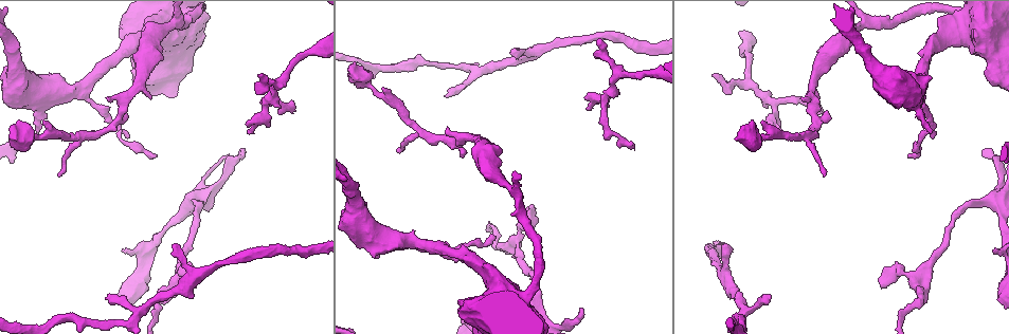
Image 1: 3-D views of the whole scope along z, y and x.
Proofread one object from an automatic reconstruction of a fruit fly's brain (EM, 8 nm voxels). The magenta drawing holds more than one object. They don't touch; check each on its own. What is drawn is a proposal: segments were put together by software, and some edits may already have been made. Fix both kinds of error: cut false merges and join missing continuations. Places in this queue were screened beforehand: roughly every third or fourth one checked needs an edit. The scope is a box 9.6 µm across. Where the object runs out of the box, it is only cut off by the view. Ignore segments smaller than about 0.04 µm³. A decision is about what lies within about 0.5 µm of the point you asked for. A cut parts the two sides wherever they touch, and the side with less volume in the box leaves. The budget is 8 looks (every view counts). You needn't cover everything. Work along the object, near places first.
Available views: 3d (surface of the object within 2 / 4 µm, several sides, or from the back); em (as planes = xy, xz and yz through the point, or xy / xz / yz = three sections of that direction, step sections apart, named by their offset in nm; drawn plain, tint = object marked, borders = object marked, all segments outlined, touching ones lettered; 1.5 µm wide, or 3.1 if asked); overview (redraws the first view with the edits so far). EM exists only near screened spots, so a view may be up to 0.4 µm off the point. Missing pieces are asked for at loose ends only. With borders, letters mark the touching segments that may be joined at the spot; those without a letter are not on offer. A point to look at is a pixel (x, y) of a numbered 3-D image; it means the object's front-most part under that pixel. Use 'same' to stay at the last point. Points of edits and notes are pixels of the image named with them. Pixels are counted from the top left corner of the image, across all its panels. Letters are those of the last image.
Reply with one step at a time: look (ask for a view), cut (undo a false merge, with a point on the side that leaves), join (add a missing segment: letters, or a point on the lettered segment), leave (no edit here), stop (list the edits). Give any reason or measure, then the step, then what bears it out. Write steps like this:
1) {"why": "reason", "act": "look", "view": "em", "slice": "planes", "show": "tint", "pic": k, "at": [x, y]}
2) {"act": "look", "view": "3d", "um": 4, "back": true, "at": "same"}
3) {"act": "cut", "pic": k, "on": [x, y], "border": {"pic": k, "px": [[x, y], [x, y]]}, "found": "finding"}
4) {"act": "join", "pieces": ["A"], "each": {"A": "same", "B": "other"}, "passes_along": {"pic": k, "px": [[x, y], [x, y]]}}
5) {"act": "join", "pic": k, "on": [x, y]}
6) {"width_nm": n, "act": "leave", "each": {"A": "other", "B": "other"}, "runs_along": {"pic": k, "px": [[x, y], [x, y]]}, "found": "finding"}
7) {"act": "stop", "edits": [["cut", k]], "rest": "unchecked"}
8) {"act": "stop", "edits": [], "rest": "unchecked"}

{"why": "thick turns thin", "act": "look", "view": "em", "slice": "xz", "step": 4, "show": "tint", "pic": 1, "at": [135, 70]}

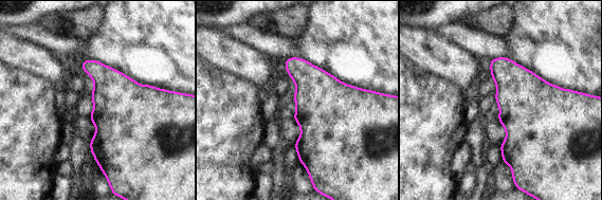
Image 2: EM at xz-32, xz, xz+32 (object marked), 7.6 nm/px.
{"act": "look", "view": "em", "slice": "planes", "show": "borders", "at": "same"}

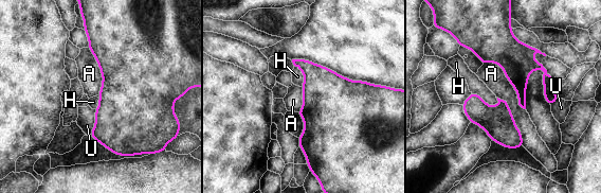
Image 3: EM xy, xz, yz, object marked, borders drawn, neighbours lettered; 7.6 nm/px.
{"act": "leave", "each": {"A": "other", "H": "other", "U": "other"}, "border": {"pic": 3, "px": [[483, 64], [501, 67], [525, 109]]}, "found": "one neuron here"}

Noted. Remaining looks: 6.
{"why": "end of a long branch", "act": "look", "view": "em", "slice": "planes", "show": "borders", "pic": 1, "at": [153, 159]}

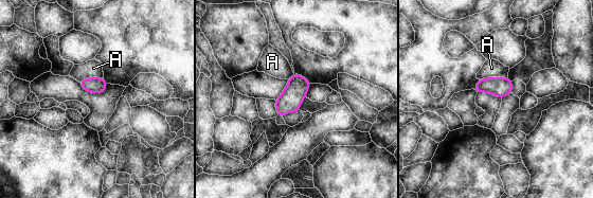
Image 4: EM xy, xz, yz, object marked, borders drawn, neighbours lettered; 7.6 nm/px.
{"width_nm": 130, "longest_contact_nm": ["A", 220], "act": "leave", "each": {"A": "other"}, "found": "none of them fits"}

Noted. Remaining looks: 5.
{"why": "thin neck", "act": "look", "view": "3d", "um": 4, "pic": 1, "at": [268, 102]}

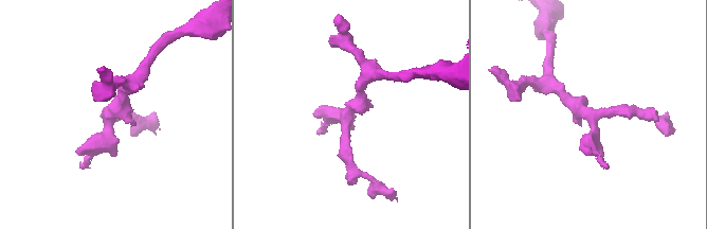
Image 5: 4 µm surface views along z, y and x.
{"act": "look", "view": "em", "slice": "planes", "show": "tint", "pic": 5, "at": [110, 113]}

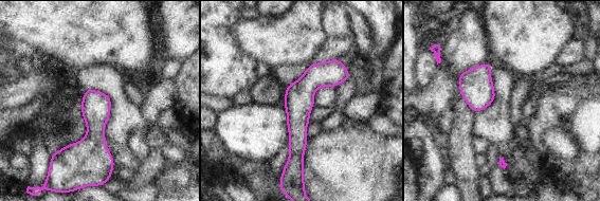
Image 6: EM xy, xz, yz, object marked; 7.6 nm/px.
{"act": "look", "view": "em", "slice": "planes", "show": "borders", "at": "same"}

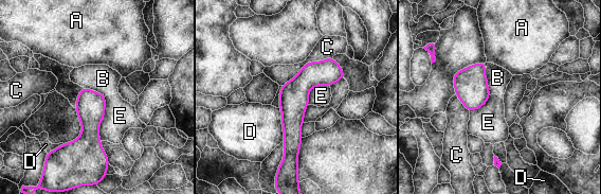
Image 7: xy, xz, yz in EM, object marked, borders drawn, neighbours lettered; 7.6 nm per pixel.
{"act": "leave", "each": {"A": "other", "B": "other", "C": "other", "D": "other", "E": "other"}, "runs_along": {"pic": 7, "px": [[328, 62], [294, 95], [290, 179]]}, "found": "one neuron here"}

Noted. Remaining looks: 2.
{"act": "stop", "edits": [], "rest": "unchecked"}

